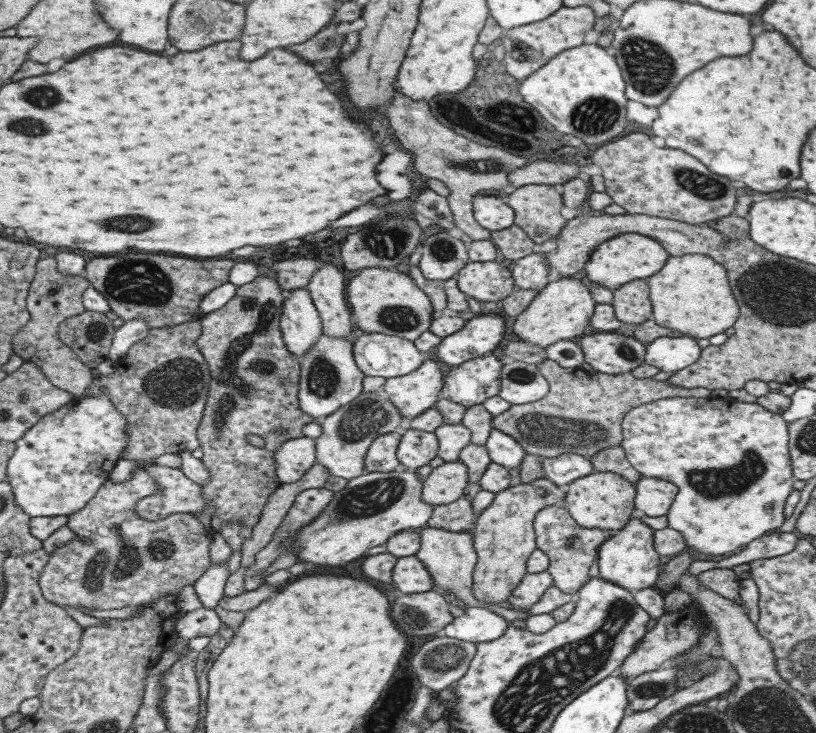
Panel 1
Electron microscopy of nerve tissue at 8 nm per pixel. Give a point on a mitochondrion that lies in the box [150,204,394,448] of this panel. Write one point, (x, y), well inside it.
(323, 378)

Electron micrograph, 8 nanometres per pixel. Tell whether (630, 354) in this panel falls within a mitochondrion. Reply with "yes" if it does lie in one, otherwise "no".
yes

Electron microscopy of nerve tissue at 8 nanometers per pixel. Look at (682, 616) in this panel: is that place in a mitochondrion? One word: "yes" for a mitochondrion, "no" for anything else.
no

